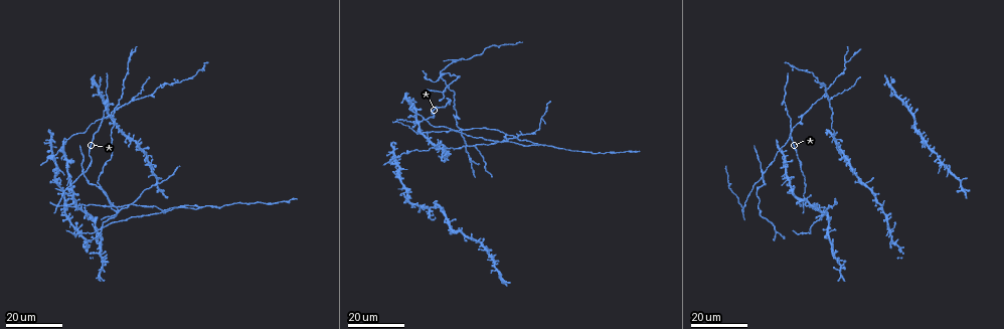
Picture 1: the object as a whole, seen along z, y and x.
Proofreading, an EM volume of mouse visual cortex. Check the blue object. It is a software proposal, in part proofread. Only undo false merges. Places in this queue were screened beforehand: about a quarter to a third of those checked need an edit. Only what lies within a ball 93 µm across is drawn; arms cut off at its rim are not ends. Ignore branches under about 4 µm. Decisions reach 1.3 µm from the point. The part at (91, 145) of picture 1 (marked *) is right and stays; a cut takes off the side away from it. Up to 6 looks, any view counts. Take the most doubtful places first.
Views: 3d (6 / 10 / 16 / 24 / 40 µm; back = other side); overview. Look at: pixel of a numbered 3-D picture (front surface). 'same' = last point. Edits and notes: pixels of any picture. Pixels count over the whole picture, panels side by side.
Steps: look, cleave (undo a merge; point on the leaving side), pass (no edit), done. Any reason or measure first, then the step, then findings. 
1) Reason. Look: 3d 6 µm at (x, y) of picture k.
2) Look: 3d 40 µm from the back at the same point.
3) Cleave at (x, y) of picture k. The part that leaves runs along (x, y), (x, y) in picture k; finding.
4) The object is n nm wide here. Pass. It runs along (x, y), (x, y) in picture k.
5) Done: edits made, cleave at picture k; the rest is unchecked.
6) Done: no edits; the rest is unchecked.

Side arm on a straight run. Look: 3d 16 µm at (101, 189) of picture 1.

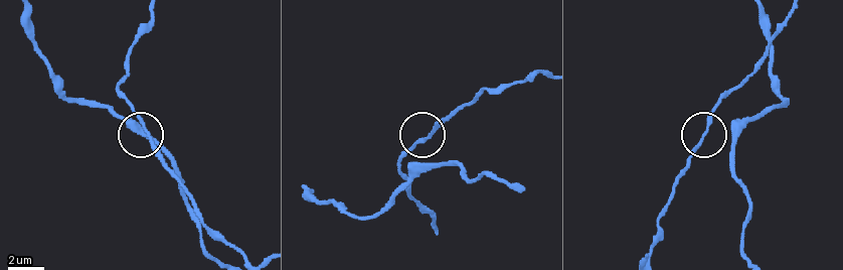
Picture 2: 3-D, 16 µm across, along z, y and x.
Look: 3d 6 µm at (139, 120) of picture 2.

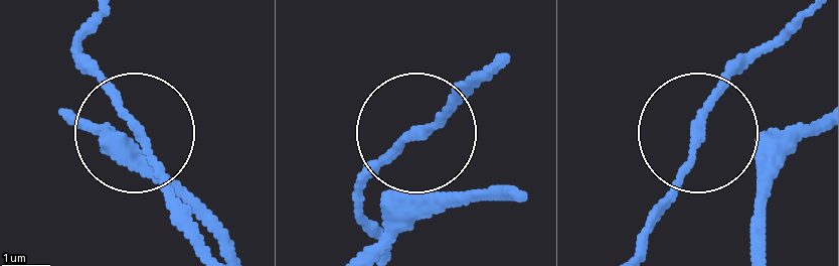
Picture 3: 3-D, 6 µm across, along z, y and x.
The side arm is 33 µm long; 3 arms meet here. Pass. All the same neuron.

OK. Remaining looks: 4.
Arms part here. Look: 3d 16 µm at (131, 100) of picture 1.

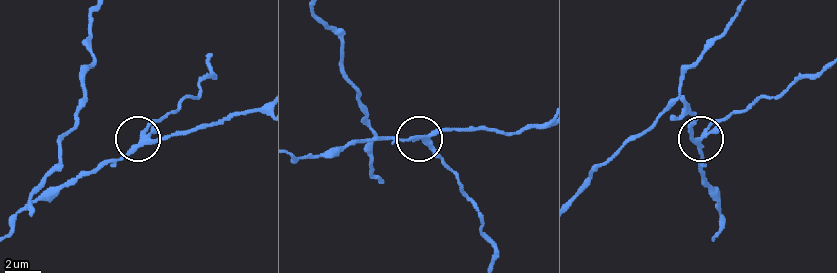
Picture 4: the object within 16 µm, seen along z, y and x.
Zoom in. Look: 3d 10 µm at (429, 139) of picture 4.

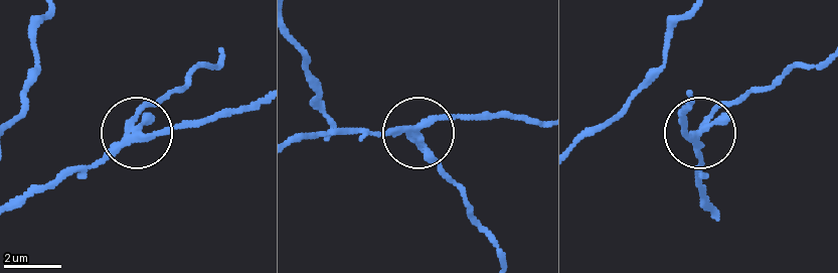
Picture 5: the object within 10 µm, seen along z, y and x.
The object is 240 nm wide here. Cleave at (154, 102) of picture 5. A second neuron is stuck on.

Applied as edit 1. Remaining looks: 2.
Side arm on a straight run. Look: 3d 16 µm at (847, 60) of picture 1.

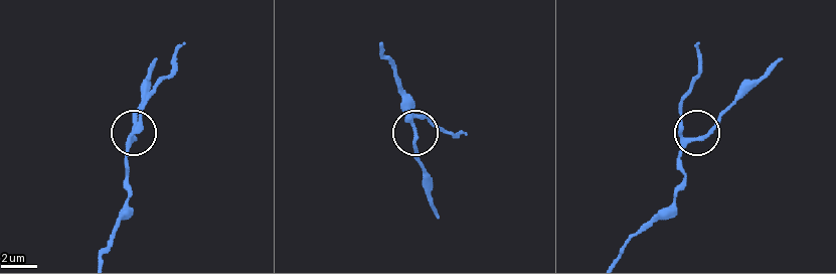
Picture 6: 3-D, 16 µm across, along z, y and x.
Look: 3d 6 µm at (129, 138) of picture 6.

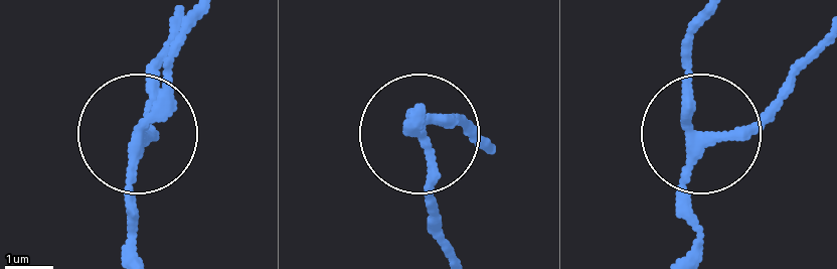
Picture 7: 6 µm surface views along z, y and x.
3 arms meet here. Pass. It runs along (688, 250), (692, 25) in picture 7; one neuron here.

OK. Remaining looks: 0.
Done: edits made, cleave at picture 5; the rest is unchecked.

